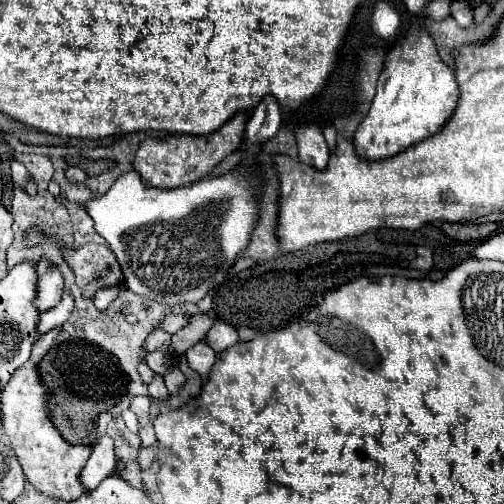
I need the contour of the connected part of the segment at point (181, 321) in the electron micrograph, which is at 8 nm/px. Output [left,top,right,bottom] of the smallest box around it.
[162,315,188,333]

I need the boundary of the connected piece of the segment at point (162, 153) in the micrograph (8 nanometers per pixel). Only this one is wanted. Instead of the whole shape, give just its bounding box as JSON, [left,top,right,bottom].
[132,113,248,189]

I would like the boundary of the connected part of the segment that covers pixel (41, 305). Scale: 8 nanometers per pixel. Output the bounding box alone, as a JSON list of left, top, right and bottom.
[36,259,64,311]

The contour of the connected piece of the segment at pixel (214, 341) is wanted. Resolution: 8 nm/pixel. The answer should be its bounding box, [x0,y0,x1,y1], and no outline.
[204,321,240,353]

